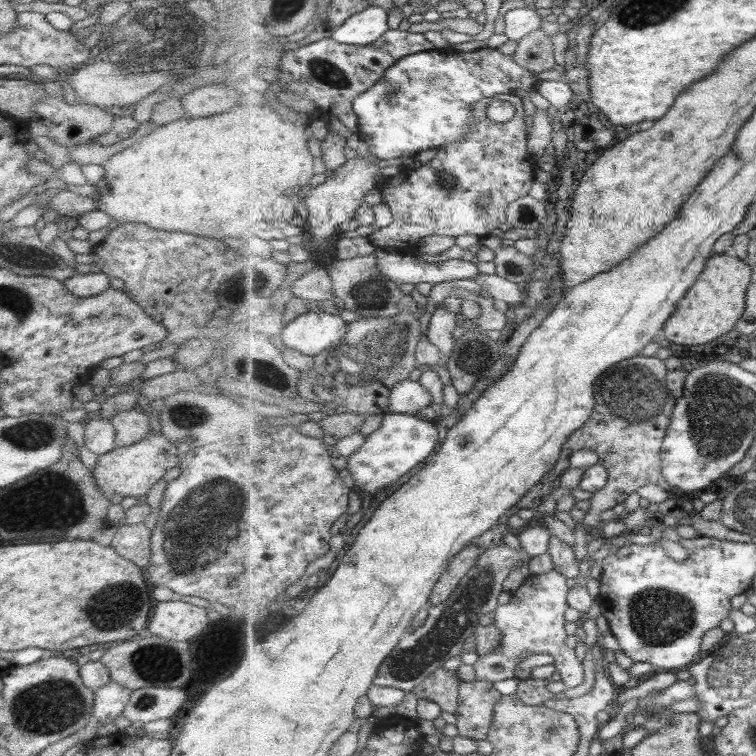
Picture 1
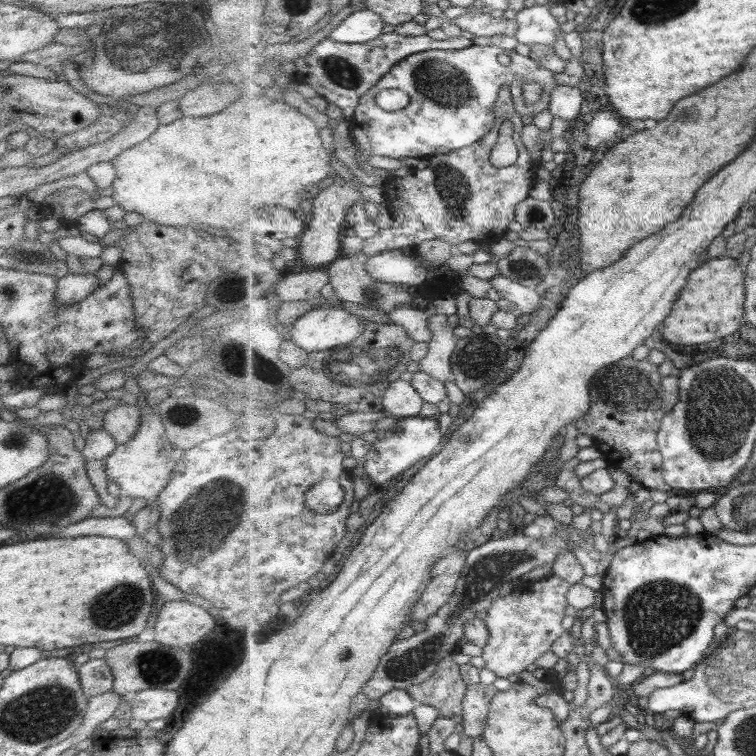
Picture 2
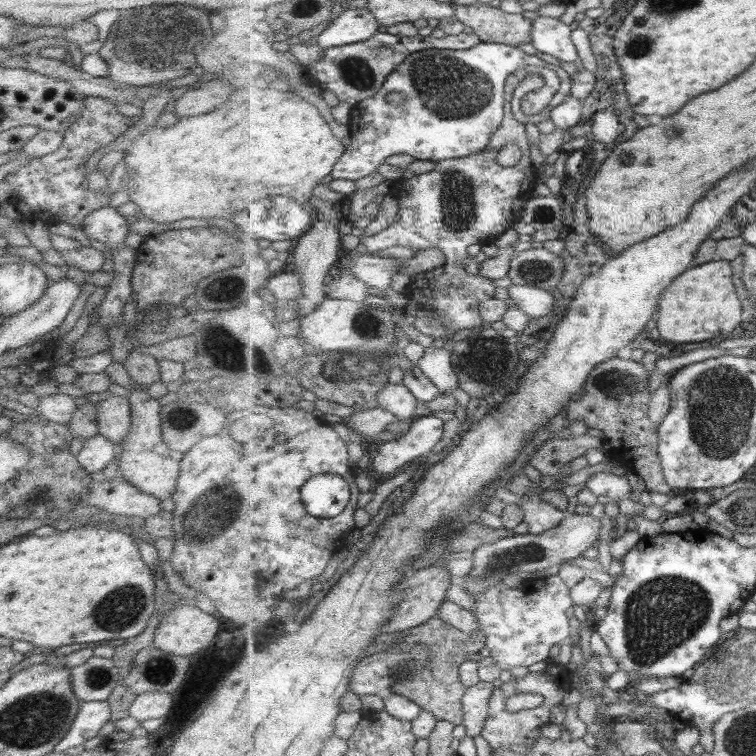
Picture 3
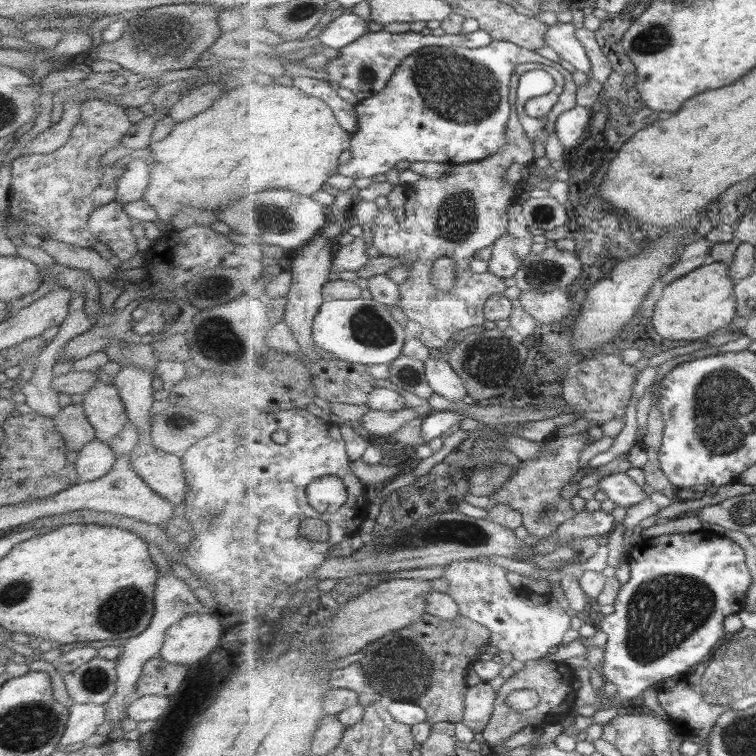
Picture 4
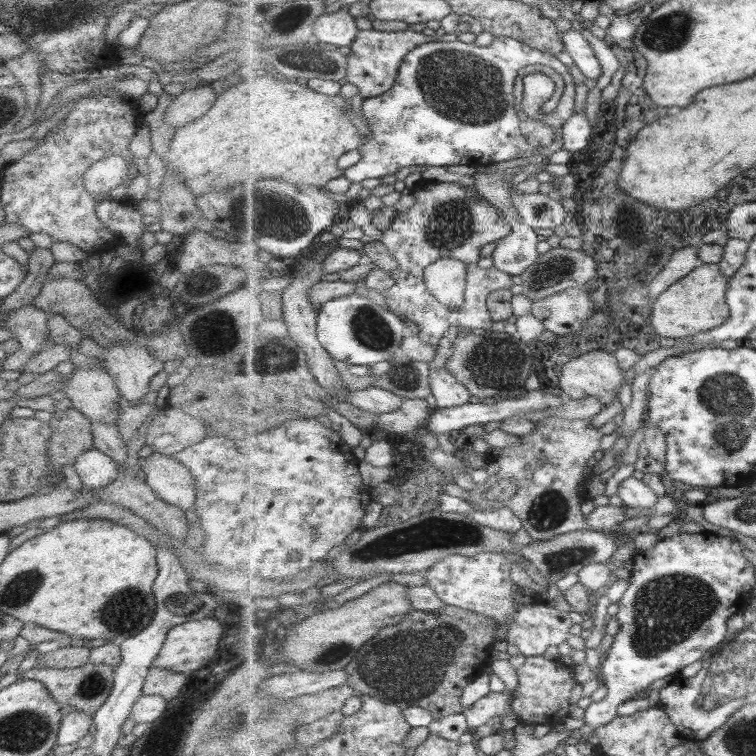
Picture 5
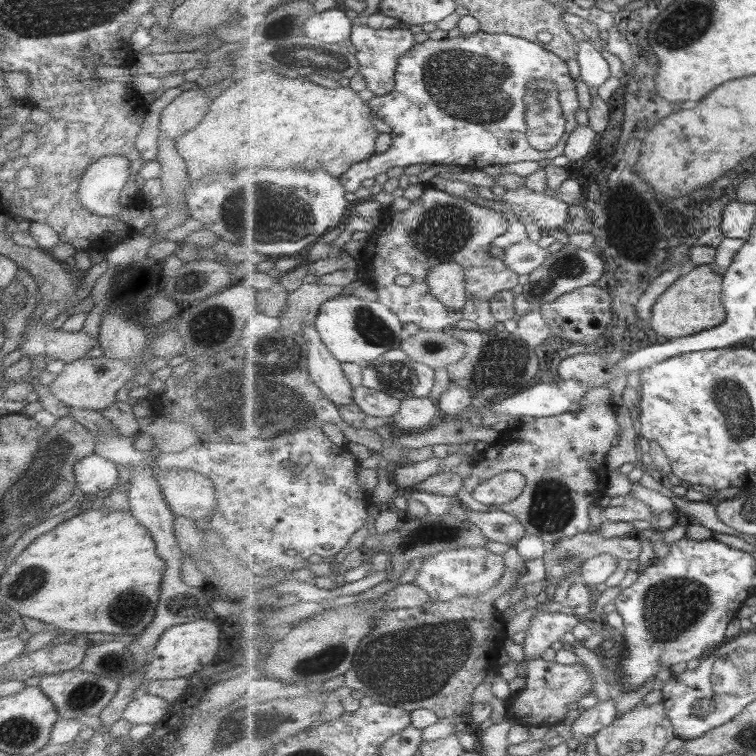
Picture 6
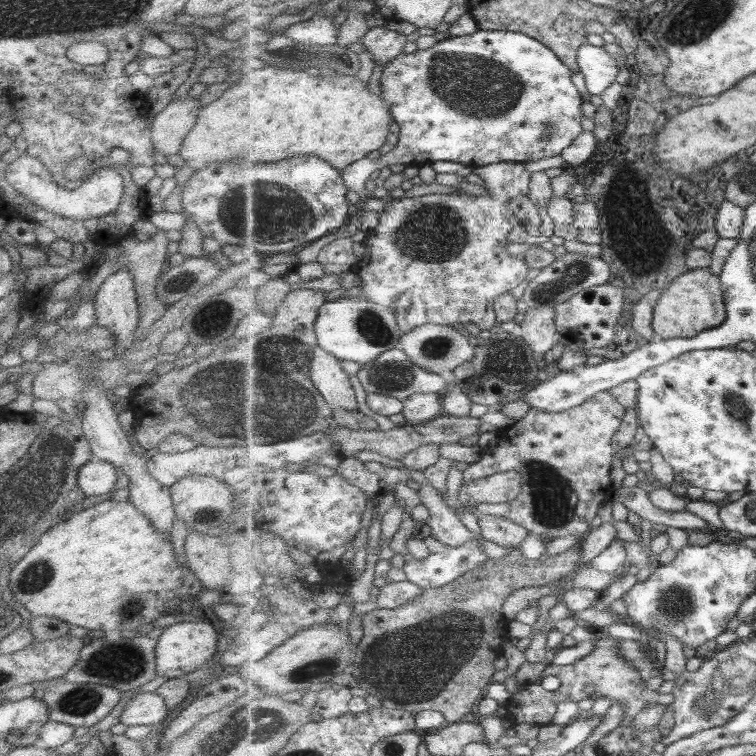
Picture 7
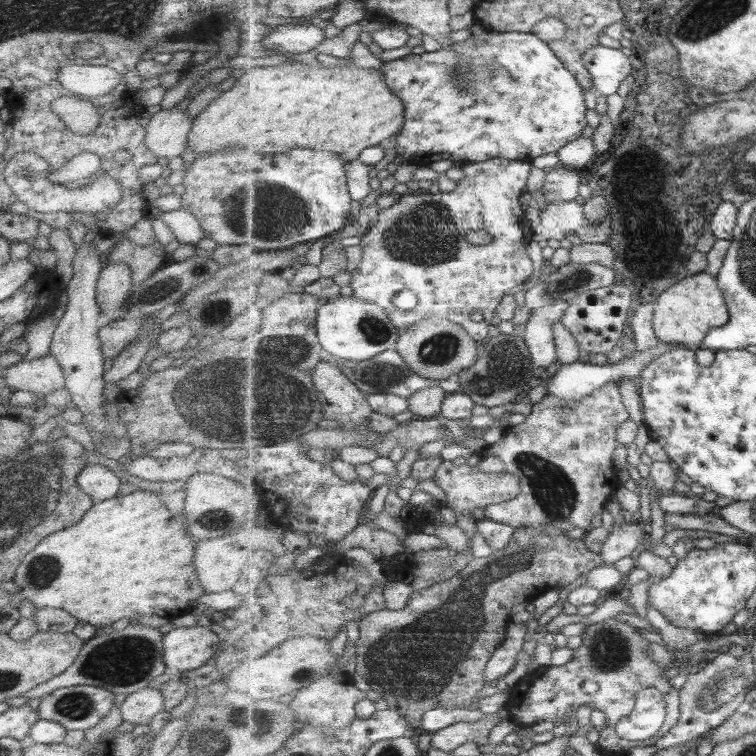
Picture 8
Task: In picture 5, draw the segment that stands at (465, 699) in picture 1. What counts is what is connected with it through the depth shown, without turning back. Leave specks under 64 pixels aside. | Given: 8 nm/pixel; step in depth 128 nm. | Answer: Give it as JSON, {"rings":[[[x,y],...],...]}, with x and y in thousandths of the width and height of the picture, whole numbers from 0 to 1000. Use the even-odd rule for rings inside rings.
{"rings":[[[671,913],[663,917],[647,914],[644,919],[615,938],[614,946],[623,967],[649,956],[649,950],[655,947],[663,948],[663,964],[668,967],[677,966],[687,955],[676,935],[676,915]]]}

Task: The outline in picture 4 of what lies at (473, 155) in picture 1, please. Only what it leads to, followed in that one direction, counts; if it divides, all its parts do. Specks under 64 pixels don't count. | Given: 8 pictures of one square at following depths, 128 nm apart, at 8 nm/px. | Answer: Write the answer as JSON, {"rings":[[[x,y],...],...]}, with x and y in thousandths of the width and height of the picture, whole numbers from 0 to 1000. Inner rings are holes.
{"rings":[[[698,83],[684,87],[673,111],[676,153],[668,169],[668,193],[642,213],[603,218],[597,221],[597,229],[585,235],[557,234],[549,242],[538,245],[534,292],[493,304],[491,323],[504,337],[520,339],[536,347],[542,360],[540,368],[529,376],[528,406],[540,422],[556,429],[558,439],[554,447],[567,460],[589,459],[599,439],[642,429],[642,423],[646,423],[642,414],[644,397],[653,389],[671,384],[665,366],[646,357],[642,361],[626,360],[623,344],[631,341],[632,331],[653,325],[656,317],[672,308],[675,291],[671,274],[684,271],[684,250],[689,243],[673,243],[667,235],[671,225],[680,216],[698,217],[698,221],[704,221],[704,187],[689,164],[683,142],[689,101],[710,90],[730,98],[735,114],[728,124],[700,132],[694,146],[705,156],[724,153],[747,119],[747,103],[731,86]],[[583,340],[594,340],[602,345],[602,376],[595,385],[586,385],[573,376],[573,353],[578,341]]]}

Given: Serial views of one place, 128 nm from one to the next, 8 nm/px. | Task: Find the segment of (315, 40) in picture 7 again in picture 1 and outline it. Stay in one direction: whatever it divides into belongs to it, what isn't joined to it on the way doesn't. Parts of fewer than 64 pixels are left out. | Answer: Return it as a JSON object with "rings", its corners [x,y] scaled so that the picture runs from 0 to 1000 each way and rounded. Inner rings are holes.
{"rings":[[[487,8],[476,19],[462,24],[454,34],[437,42],[439,53],[450,58],[487,61],[515,41],[513,15],[500,8]]]}

